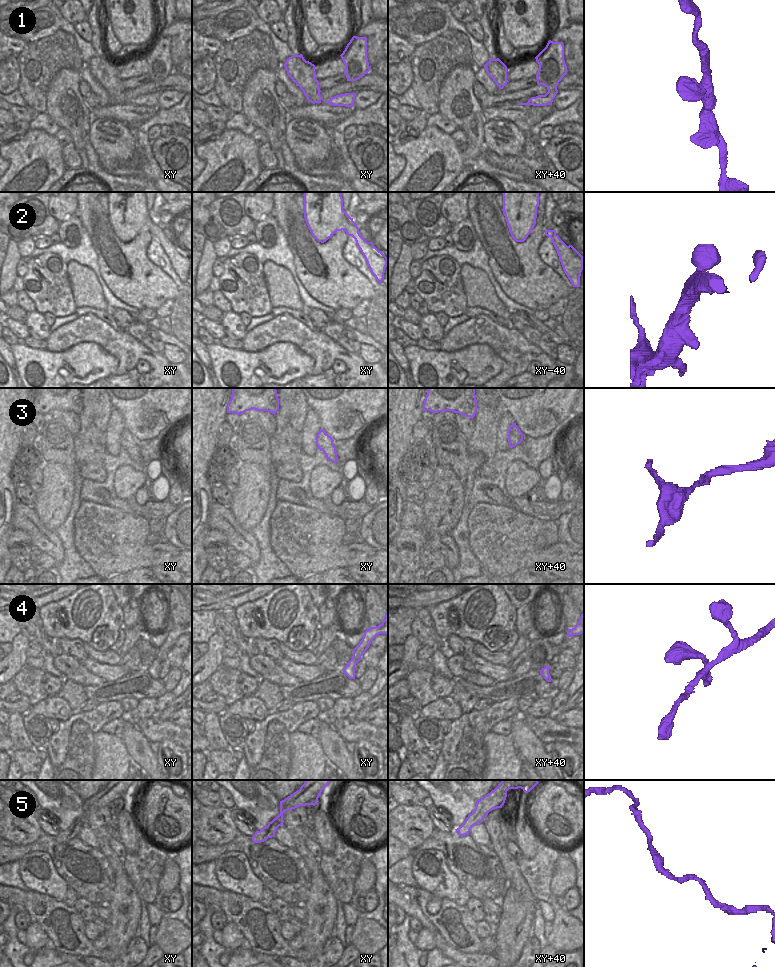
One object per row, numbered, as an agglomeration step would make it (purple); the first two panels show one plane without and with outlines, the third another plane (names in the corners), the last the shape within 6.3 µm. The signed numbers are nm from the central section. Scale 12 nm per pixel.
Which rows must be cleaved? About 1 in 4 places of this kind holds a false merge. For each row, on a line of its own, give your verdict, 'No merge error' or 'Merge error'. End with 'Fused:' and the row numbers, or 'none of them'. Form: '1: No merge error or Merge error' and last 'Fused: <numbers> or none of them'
1: No merge error
2: No merge error
3: No merge error
4: No merge error
5: No merge error
Fused: none of them

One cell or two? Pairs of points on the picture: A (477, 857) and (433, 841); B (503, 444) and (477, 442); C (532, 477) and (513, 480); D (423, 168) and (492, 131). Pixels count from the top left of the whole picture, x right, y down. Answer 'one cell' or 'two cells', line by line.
A: one cell
B: two cells
C: one cell
D: one cell

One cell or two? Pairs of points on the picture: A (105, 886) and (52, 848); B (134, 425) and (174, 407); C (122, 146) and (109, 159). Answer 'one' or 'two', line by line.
A: one
B: one
C: one

